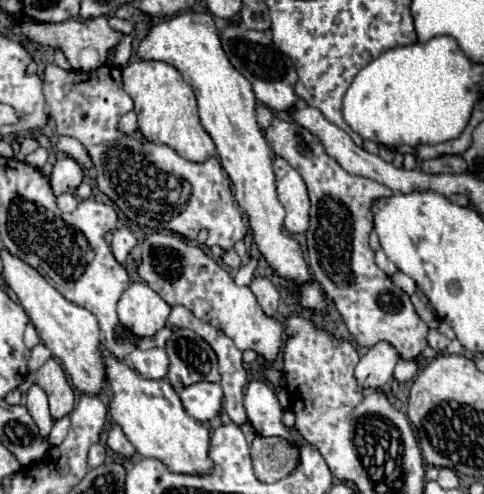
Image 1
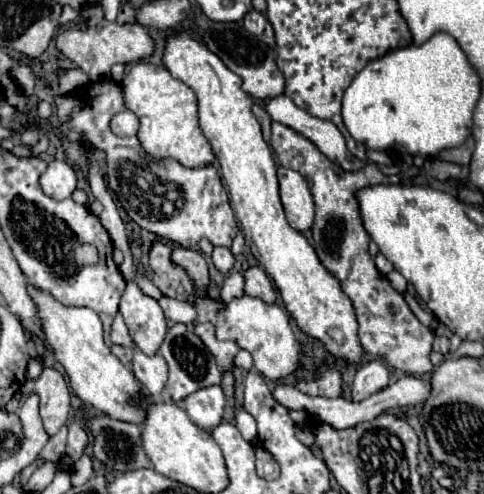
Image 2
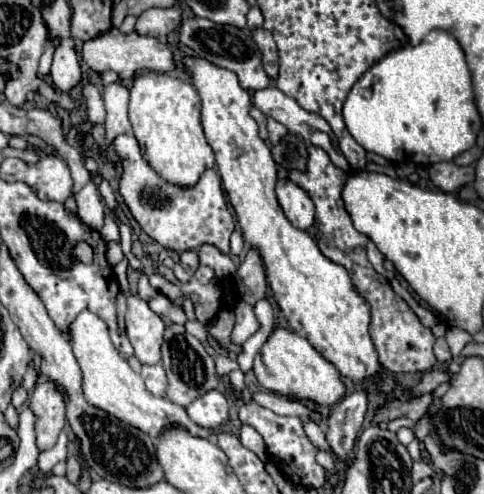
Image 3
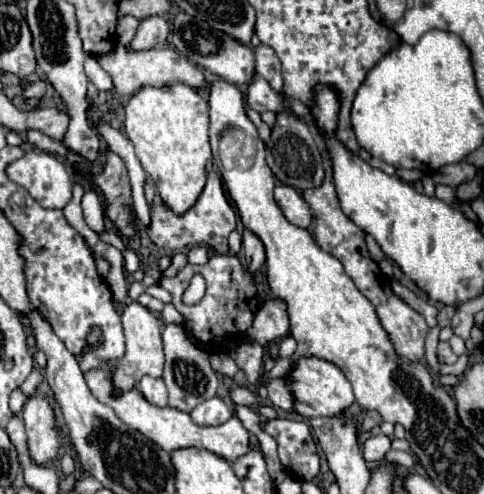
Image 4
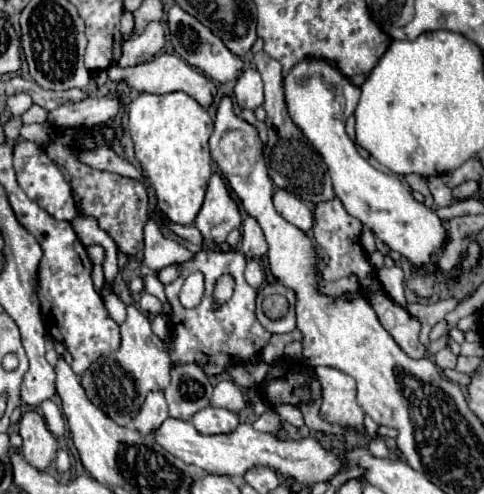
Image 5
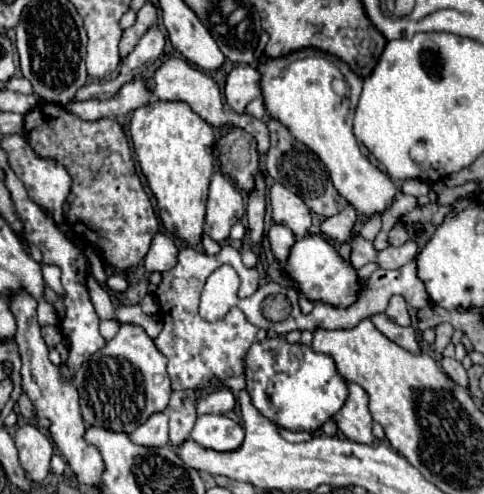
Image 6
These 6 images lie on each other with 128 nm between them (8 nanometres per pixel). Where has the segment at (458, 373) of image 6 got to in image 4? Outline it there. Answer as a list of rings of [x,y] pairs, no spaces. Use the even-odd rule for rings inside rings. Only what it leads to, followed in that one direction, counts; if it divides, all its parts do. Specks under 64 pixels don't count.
[[[438,342],[438,360],[444,364],[454,364],[458,360],[458,356],[452,352],[448,342]]]

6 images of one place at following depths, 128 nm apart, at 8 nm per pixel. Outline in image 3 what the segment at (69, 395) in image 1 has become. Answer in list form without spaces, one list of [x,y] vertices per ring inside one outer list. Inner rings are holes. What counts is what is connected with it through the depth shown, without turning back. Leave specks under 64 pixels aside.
[[[44,380],[34,388],[30,406],[36,416],[36,444],[40,450],[48,450],[56,444],[56,438],[66,424],[64,394],[52,380]]]

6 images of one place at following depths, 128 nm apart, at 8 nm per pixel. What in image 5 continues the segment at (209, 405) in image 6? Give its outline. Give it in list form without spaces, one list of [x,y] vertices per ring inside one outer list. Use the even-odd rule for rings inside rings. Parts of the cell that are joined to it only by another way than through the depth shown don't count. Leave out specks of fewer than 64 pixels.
[[[220,380],[214,388],[214,396],[212,396],[210,404],[220,406],[220,408],[228,408],[232,412],[240,412],[248,406],[248,400],[244,398],[240,388],[232,380]]]

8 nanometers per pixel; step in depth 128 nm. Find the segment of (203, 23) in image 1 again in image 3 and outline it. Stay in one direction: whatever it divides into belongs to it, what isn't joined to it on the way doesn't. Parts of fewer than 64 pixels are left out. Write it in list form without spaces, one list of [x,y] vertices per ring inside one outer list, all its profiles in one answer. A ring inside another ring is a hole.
[[[184,56],[182,66],[202,100],[202,128],[216,154],[222,186],[236,212],[244,240],[260,252],[268,284],[288,326],[330,360],[342,376],[356,382],[376,376],[380,362],[368,334],[370,306],[352,288],[346,268],[330,262],[318,250],[314,238],[294,228],[284,216],[274,192],[278,178],[276,164],[270,148],[258,136],[256,120],[250,116],[250,94],[240,86],[232,70],[220,68],[200,56]]]

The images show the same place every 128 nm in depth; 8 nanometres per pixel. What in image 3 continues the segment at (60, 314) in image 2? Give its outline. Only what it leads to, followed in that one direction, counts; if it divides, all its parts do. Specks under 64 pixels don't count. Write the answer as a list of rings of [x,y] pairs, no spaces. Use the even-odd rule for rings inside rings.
[[[80,312],[80,316],[76,316],[76,320],[70,324],[68,334],[70,334],[74,356],[82,370],[82,392],[84,392],[84,398],[88,400],[88,404],[108,412],[110,416],[116,416],[118,420],[122,420],[126,424],[132,424],[134,428],[140,428],[142,432],[146,432],[150,436],[158,436],[162,432],[162,428],[172,426],[172,424],[184,426],[194,436],[202,436],[202,438],[212,436],[212,430],[196,426],[188,418],[188,414],[182,406],[172,404],[168,398],[160,400],[146,390],[142,376],[138,372],[134,372],[128,366],[128,362],[112,346],[110,336],[108,336],[108,326],[104,324],[104,320],[100,320],[100,316],[96,316],[94,312]]]

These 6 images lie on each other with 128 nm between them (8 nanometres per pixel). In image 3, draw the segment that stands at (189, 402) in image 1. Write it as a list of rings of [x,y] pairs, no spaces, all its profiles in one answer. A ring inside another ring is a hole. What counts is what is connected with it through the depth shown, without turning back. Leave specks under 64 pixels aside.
[[[212,390],[212,392],[206,392],[204,396],[196,398],[186,408],[186,412],[194,424],[198,424],[202,428],[218,430],[218,426],[222,422],[226,422],[226,418],[228,418],[228,402],[220,390]]]

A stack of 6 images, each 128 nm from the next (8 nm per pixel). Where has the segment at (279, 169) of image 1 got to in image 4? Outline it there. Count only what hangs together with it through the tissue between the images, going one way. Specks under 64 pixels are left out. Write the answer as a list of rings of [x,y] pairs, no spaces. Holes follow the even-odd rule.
[[[278,184],[274,190],[274,198],[278,202],[278,206],[282,208],[284,216],[298,228],[308,228],[312,222],[312,210],[310,206],[304,202],[304,198],[286,184]]]

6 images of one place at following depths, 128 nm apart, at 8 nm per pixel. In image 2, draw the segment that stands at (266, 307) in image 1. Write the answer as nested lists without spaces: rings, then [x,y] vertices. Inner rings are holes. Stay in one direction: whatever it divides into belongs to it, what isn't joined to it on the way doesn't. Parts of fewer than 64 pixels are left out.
[[[252,266],[246,270],[244,292],[248,296],[260,298],[262,302],[276,302],[276,290],[274,290],[270,278],[266,276],[264,268],[260,268],[260,266]]]

